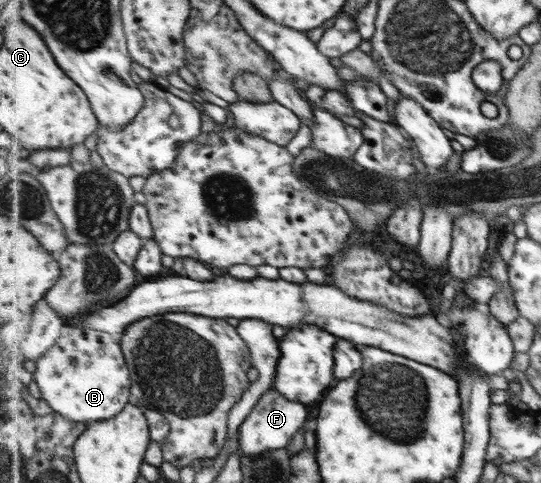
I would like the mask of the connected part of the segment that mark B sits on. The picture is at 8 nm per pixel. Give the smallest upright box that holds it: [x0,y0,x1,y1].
[33,326,130,425]

